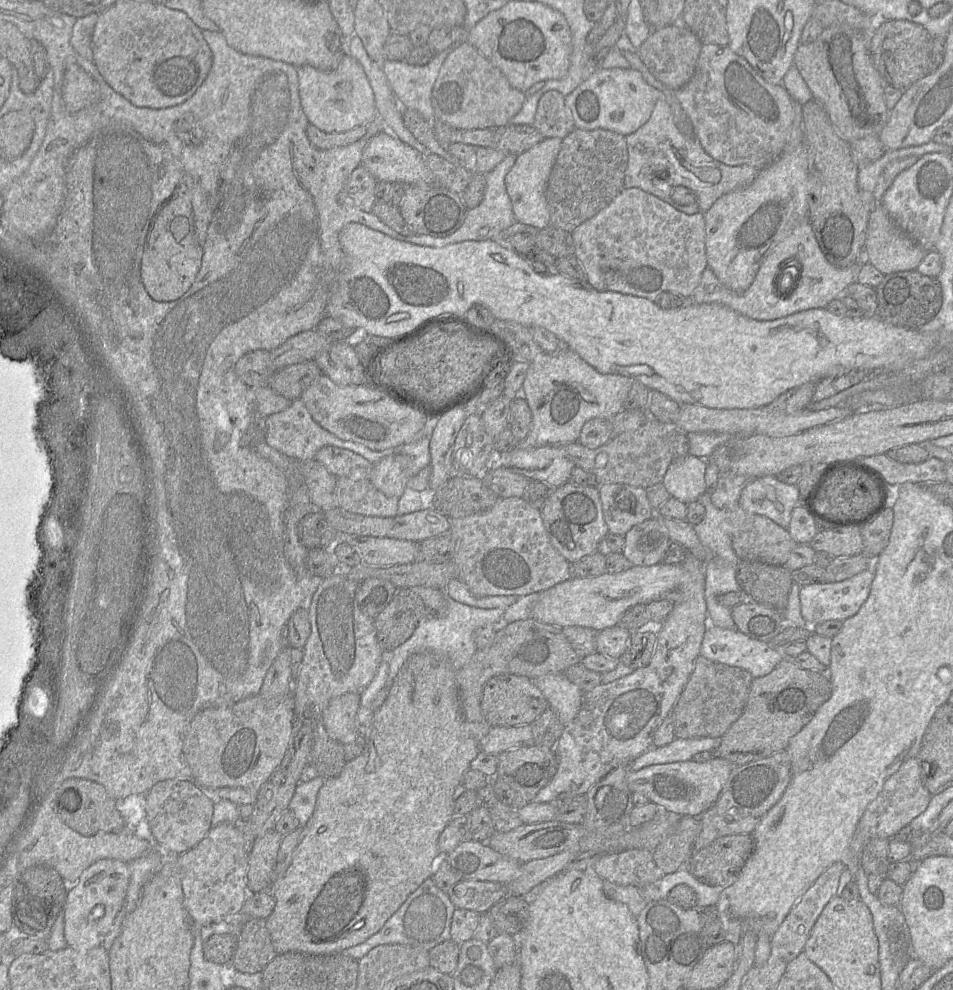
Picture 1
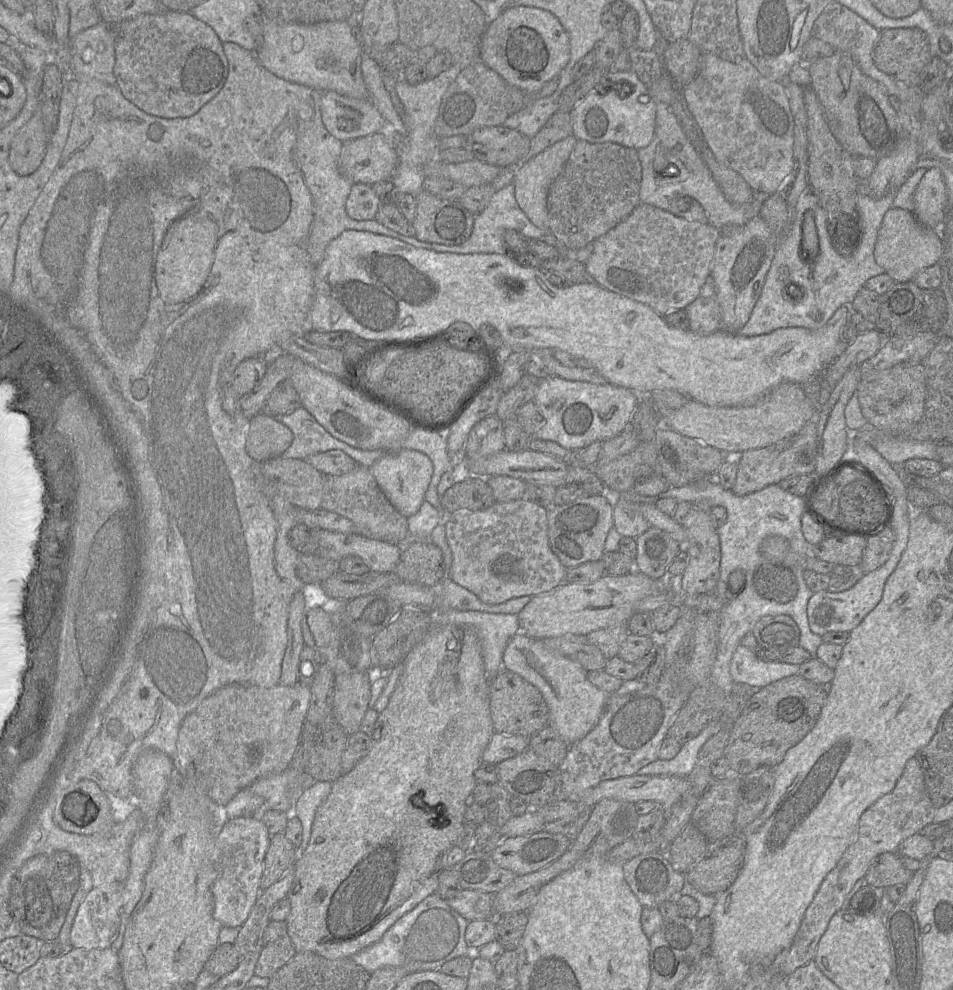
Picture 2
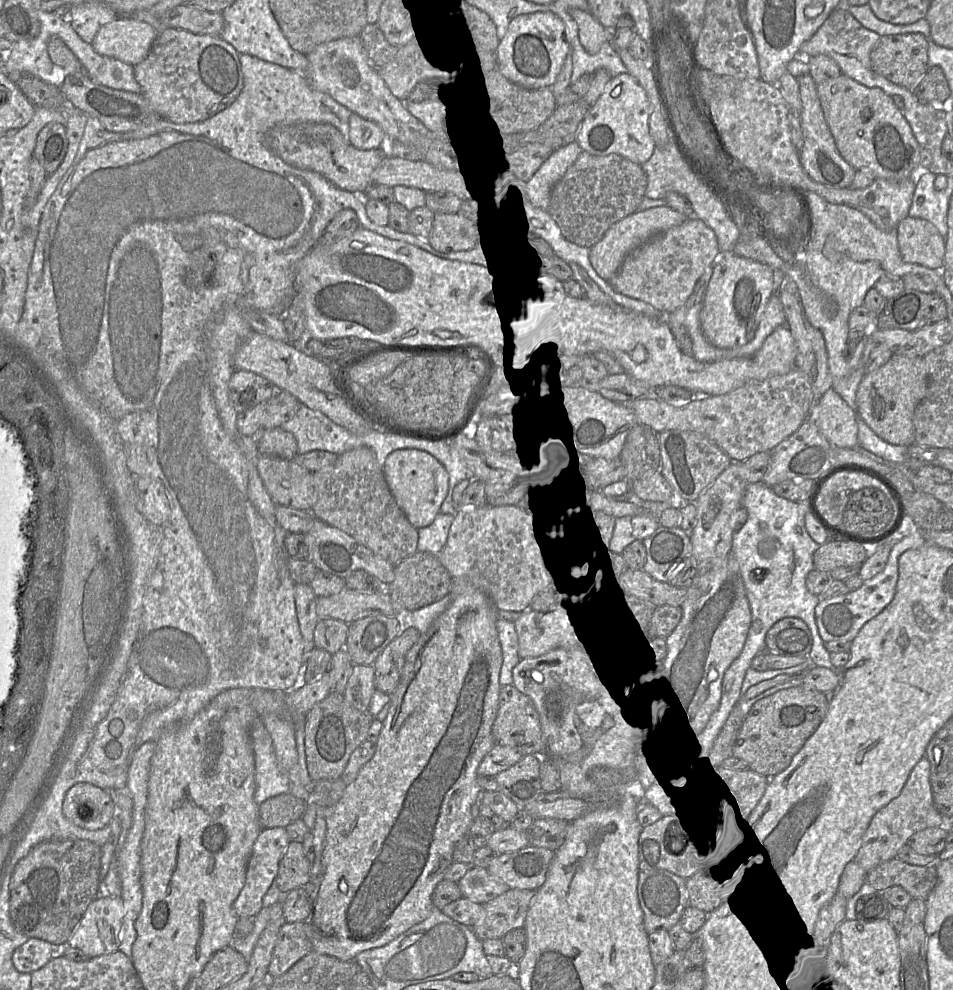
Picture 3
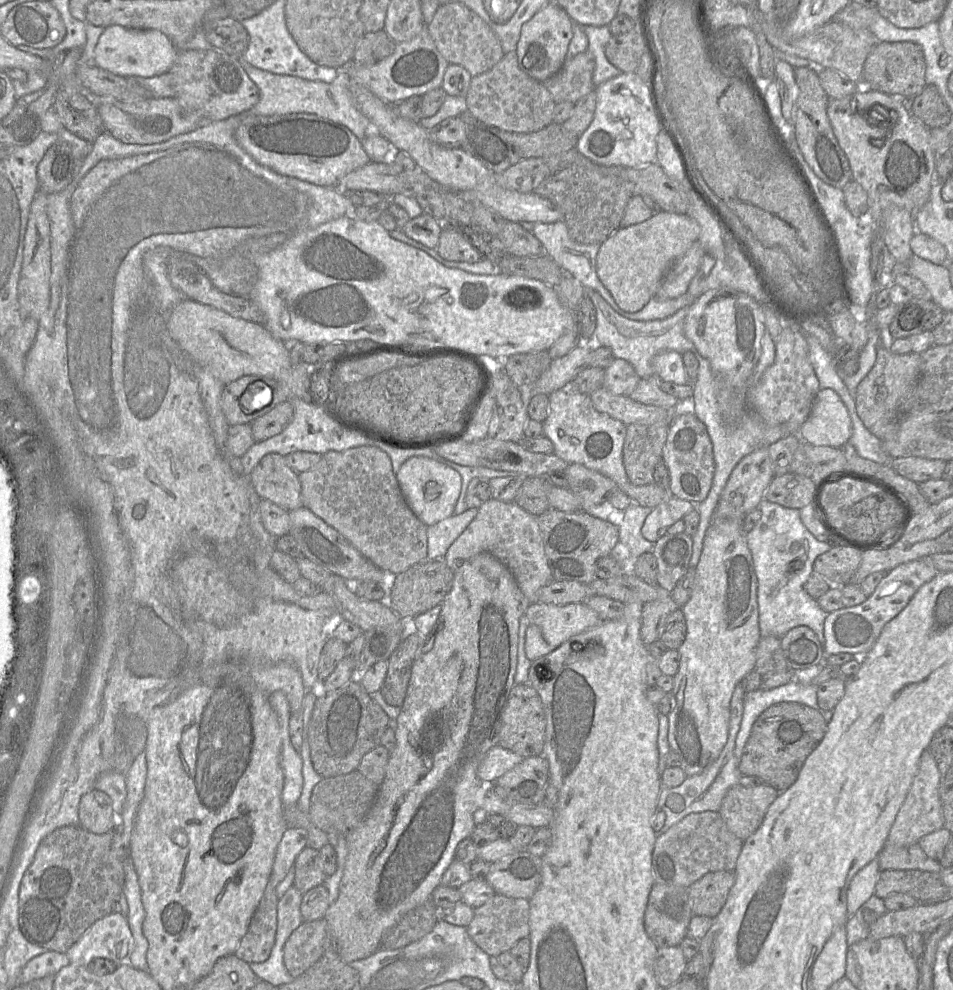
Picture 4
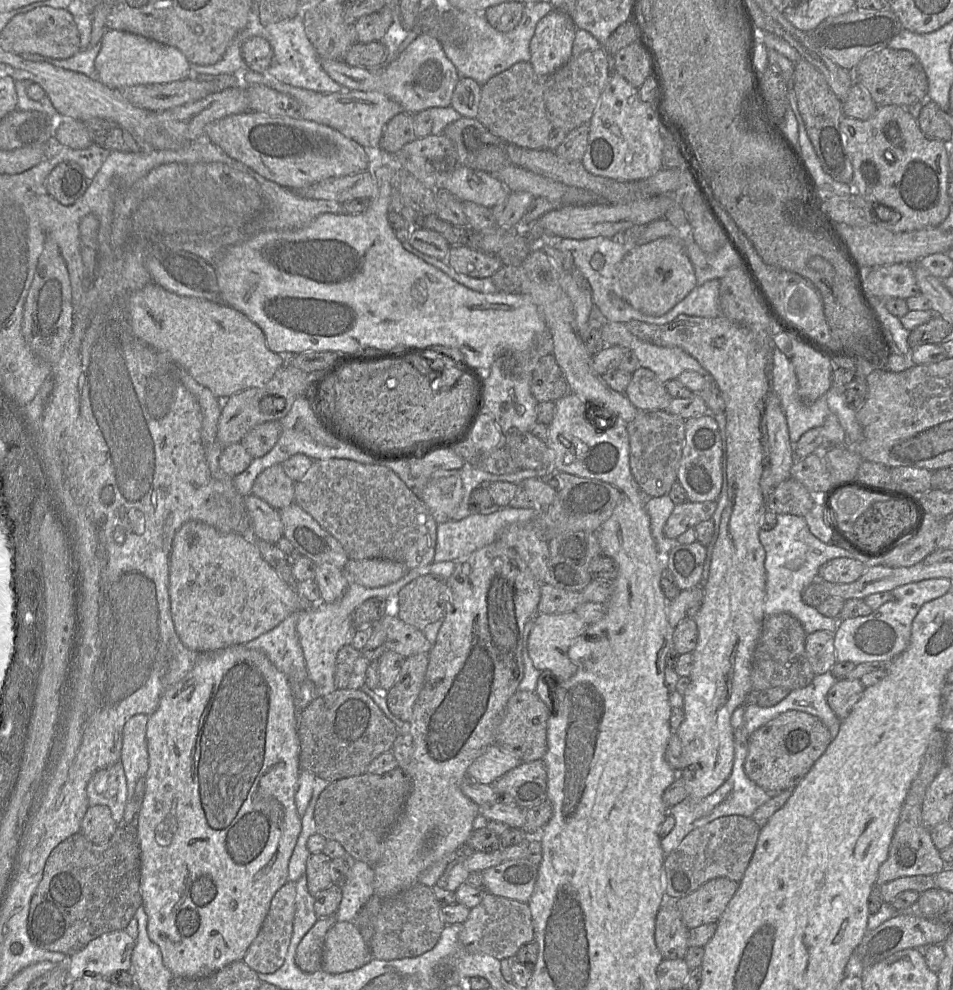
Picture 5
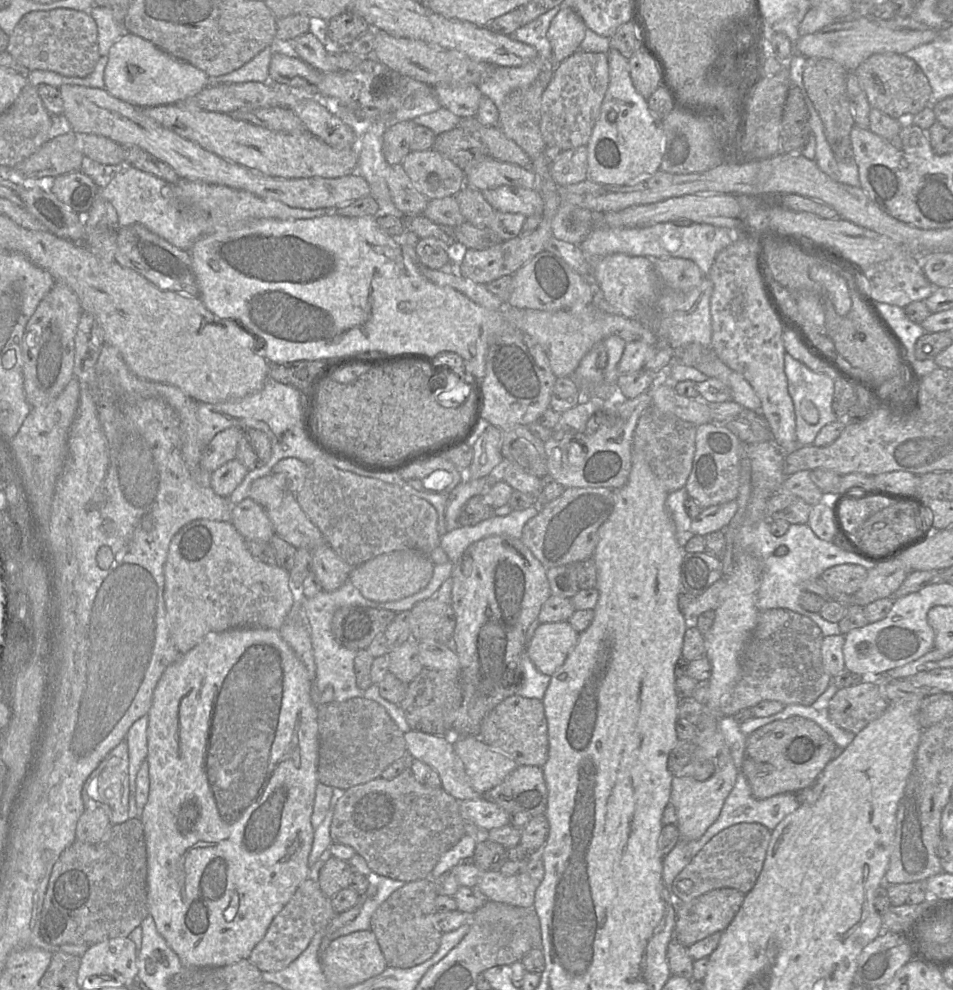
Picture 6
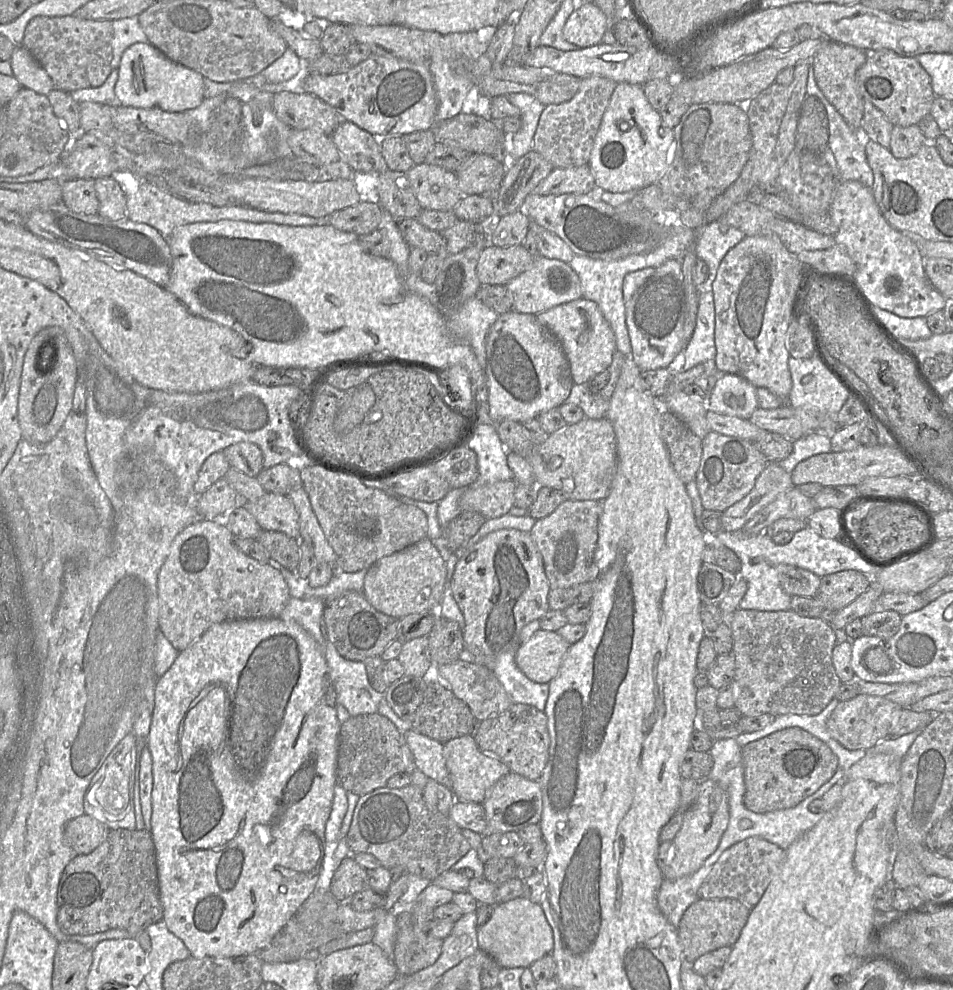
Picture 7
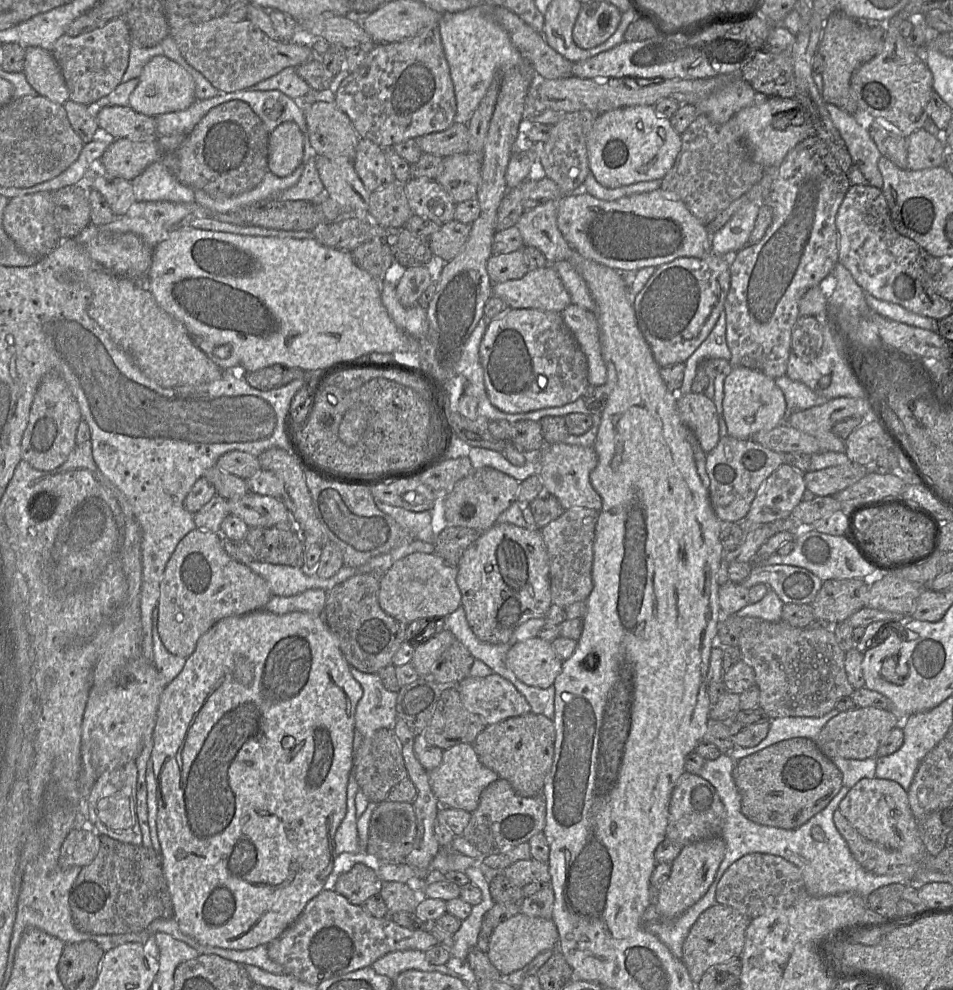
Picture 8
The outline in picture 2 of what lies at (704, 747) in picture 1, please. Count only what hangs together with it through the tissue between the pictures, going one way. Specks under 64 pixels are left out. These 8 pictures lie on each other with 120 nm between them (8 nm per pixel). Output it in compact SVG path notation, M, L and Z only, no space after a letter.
M711 721L696 737L683 744L673 759L657 759L641 768L637 774L688 778L696 766L700 749L721 728L719 721Z

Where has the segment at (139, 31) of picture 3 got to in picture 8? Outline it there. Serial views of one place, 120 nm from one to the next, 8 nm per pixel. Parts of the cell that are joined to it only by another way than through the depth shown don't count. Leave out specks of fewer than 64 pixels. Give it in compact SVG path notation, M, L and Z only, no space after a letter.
M156 55L144 66L138 84L129 97L129 107L151 117L187 109L195 101L195 83L192 76L179 64L165 56Z

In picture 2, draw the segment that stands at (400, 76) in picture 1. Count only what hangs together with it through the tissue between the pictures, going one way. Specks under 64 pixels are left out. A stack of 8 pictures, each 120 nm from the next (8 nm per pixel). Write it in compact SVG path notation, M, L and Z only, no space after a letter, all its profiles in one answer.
M455 63L446 71L432 79L411 85L402 76L395 84L396 94L405 111L405 139L399 149L399 164L391 177L398 194L416 196L423 190L424 173L426 164L438 159L439 139L434 133L434 124L439 113L441 100L449 86L454 82L462 68Z

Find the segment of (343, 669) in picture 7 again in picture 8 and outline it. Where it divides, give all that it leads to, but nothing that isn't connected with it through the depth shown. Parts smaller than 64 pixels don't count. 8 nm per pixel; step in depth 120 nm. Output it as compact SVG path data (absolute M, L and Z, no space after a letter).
M352 666L350 672L363 689L355 712L356 730L362 736L383 728L394 730L398 719L397 692L387 690L377 674L364 673Z

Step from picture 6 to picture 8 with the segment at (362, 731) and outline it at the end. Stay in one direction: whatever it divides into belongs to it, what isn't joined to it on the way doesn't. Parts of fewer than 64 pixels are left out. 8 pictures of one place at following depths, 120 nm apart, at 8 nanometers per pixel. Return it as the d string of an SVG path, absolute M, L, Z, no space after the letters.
M383 728L370 735L362 736L355 730L353 771L359 789L371 802L382 802L388 798L390 790L408 778L401 746L394 730Z

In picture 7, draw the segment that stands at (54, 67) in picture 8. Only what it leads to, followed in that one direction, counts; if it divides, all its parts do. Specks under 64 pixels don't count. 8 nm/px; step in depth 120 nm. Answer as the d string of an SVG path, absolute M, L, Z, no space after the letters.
M16 47L11 57L13 75L23 88L47 96L55 89L51 77L24 47Z

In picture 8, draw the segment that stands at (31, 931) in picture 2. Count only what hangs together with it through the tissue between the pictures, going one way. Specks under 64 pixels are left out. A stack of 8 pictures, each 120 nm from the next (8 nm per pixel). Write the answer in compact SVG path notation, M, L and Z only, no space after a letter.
M100 835L99 851L94 860L81 867L70 891L70 908L75 927L96 935L123 934L148 929L156 919L174 918L174 908L161 858L154 848L133 845Z

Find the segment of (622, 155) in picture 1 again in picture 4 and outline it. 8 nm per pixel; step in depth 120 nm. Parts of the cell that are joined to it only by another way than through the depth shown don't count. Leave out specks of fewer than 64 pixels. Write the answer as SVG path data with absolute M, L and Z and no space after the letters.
M584 156L569 167L554 172L534 192L558 207L569 236L575 242L602 243L620 228L626 206L634 196L633 185L618 175L622 169L599 165Z

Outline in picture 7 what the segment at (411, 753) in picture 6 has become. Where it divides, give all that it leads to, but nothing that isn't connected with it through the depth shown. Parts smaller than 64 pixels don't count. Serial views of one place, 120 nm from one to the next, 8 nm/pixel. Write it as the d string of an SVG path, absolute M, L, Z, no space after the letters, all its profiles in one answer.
M415 730L403 733L415 765L430 779L451 787L451 780L446 766L444 743L432 739Z

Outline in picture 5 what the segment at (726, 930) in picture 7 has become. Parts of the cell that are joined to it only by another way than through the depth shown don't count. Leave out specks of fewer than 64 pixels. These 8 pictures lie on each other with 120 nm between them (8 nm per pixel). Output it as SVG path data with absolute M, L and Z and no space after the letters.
M715 878L679 899L678 909L687 928L717 923L738 887L739 883L728 878Z

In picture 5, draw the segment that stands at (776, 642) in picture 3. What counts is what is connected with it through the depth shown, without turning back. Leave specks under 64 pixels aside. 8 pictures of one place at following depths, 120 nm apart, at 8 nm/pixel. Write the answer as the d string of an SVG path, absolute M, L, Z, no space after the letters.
M819 630L807 634L805 639L805 652L816 675L829 672L836 663L834 633Z

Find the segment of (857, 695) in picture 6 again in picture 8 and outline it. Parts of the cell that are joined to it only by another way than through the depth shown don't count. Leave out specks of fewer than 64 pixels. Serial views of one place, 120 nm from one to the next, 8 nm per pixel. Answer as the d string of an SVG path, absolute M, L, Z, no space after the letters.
M855 707L852 710L840 711L831 718L823 726L817 737L816 745L831 760L835 757L857 760L876 757L879 746L884 743L889 732L900 723L890 710L875 707Z

